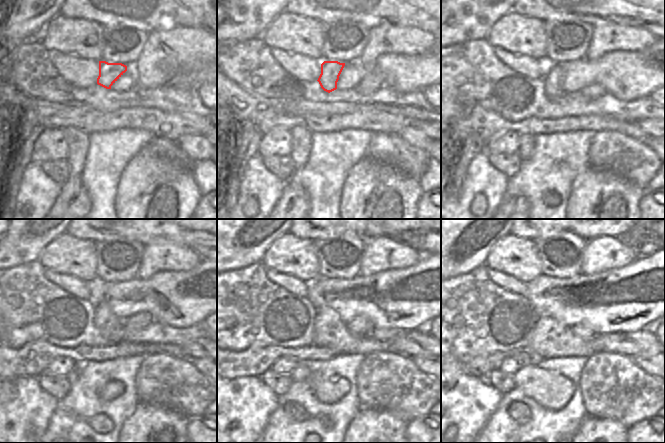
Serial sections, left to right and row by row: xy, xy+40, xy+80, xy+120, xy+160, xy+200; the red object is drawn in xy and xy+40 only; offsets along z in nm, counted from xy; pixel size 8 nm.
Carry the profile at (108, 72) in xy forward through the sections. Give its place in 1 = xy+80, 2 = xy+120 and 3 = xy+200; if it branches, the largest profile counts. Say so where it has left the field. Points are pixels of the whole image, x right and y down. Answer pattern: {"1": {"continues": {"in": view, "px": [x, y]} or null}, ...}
{"1": {"continues": {"in": "xy+80", "px": [553, 81]}}, "2": {"continues": {"in": "xy+120", "px": [105, 320]}}, "3": {"continues": {"in": "xy+200", "px": [549, 338]}}}

